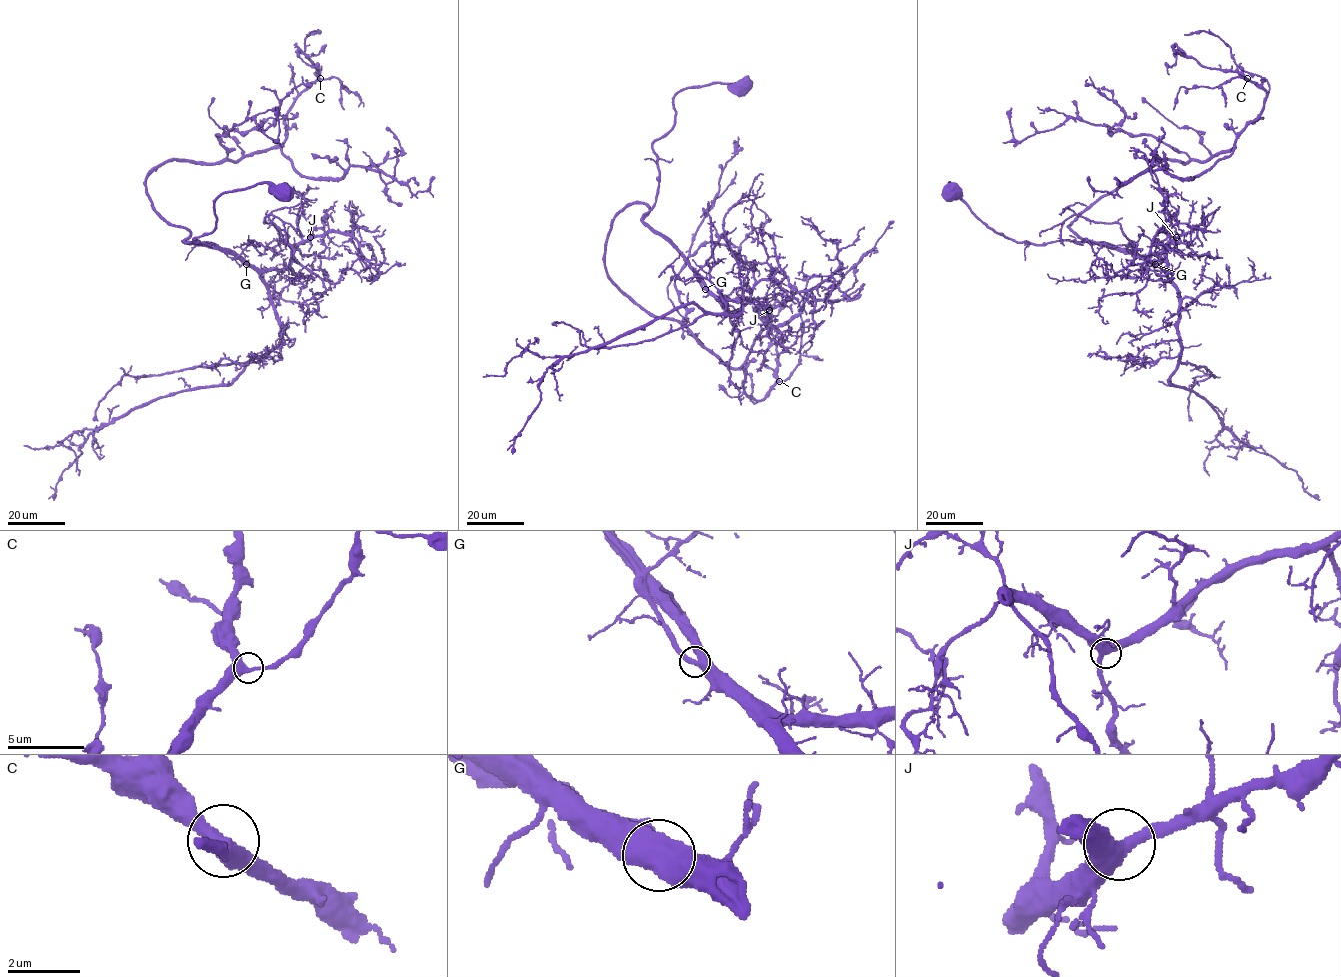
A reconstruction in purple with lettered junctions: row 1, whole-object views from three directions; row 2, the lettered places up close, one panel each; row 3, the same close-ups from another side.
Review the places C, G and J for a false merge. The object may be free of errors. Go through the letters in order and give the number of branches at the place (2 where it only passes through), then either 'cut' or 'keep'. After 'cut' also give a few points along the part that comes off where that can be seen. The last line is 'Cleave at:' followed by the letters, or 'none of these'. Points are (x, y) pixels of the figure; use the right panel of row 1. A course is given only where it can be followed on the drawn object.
C: 3 branches meet; keep
G: 3 branches meet; keep
J: 3 branches meet; keep
Cleave at: none of these

